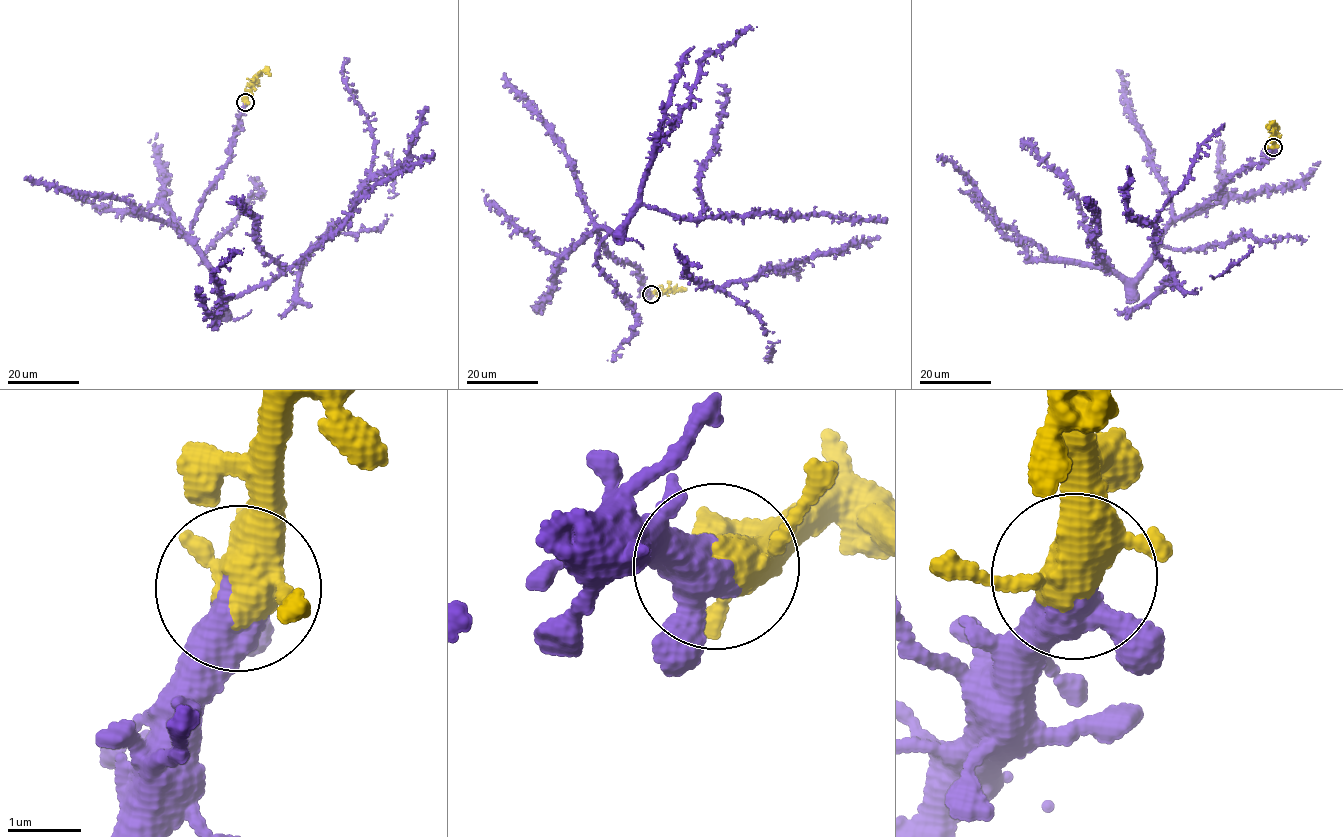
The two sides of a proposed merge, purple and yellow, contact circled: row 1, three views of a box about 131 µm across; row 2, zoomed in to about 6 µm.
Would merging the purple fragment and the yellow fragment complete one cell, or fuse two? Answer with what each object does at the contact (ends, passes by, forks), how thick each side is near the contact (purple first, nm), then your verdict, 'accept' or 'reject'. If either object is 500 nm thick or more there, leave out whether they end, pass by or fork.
purple passes by | yellow forks | 480/420 nm | accept

